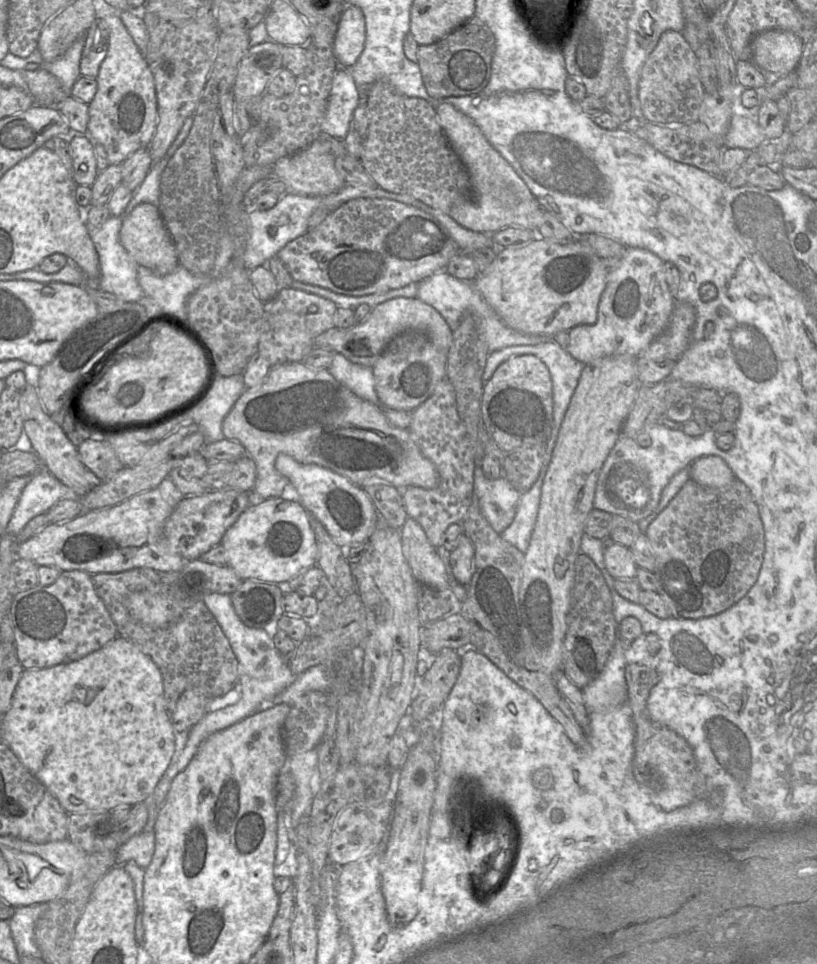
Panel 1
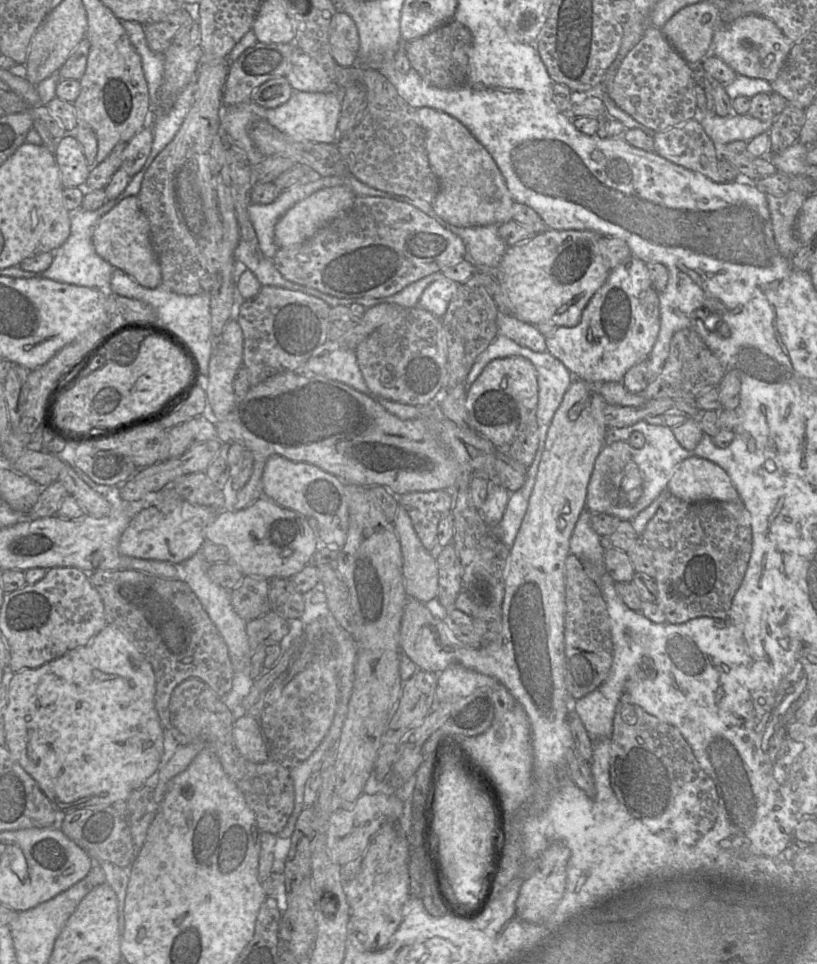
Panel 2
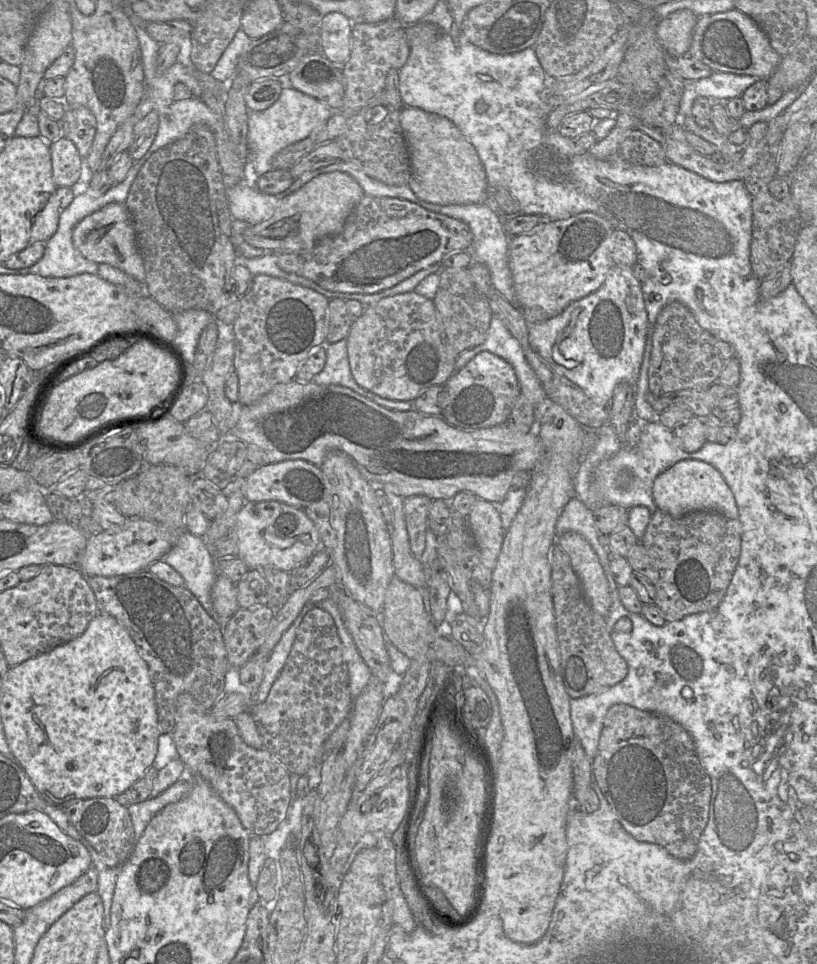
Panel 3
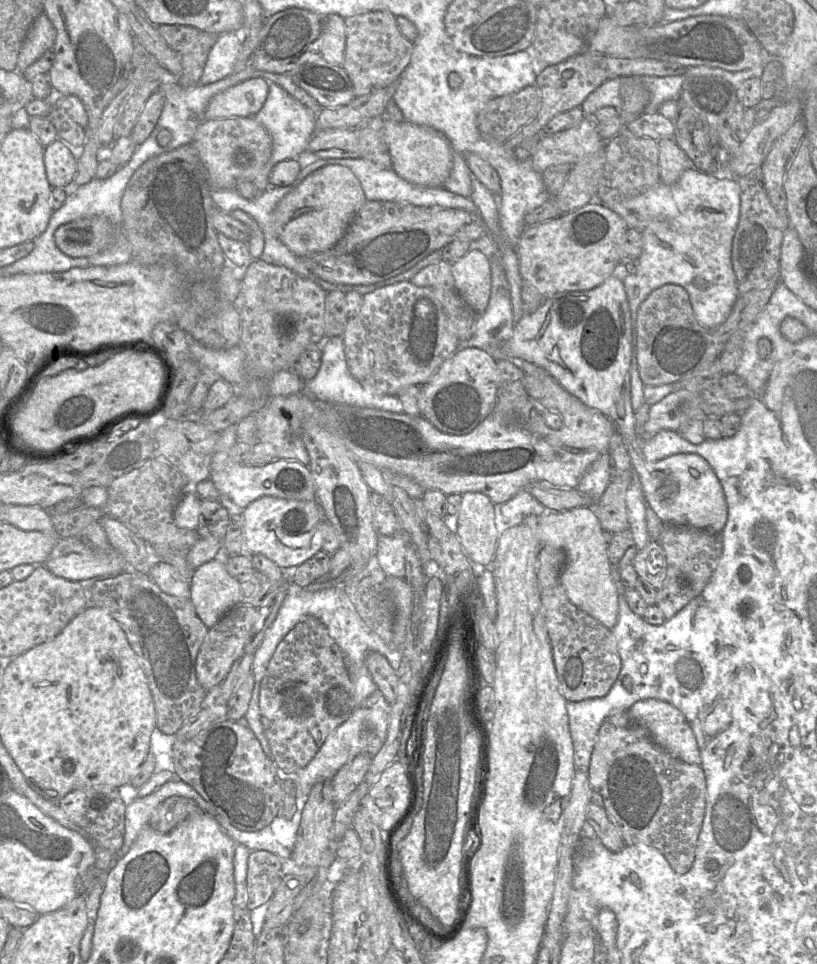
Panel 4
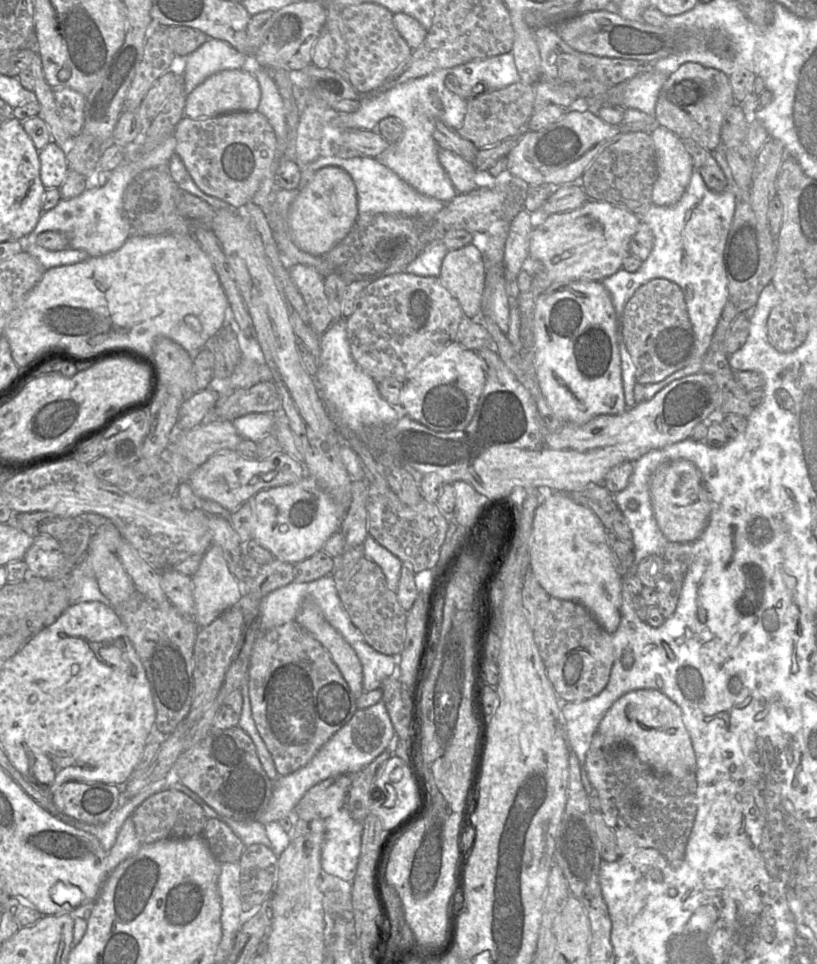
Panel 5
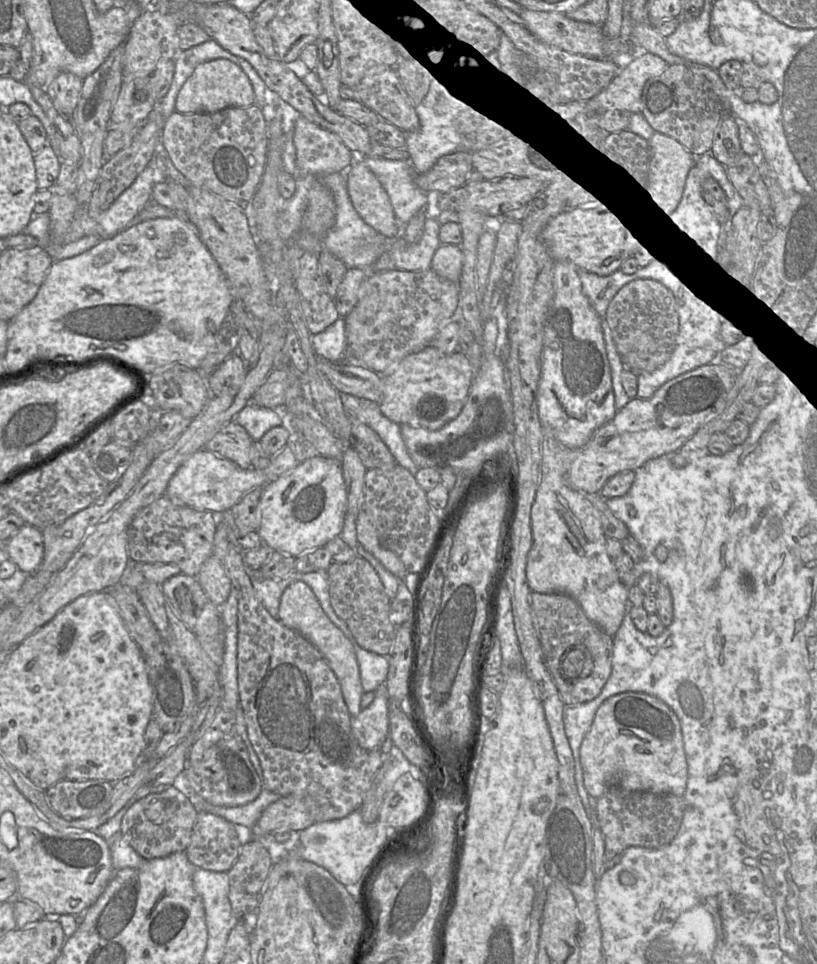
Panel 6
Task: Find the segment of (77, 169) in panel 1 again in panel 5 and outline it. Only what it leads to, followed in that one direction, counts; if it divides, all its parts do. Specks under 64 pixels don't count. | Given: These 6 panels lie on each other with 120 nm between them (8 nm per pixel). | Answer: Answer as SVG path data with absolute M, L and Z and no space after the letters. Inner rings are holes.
M49 142L39 150L40 179L43 186L59 188L65 180L68 165L65 151L55 142Z

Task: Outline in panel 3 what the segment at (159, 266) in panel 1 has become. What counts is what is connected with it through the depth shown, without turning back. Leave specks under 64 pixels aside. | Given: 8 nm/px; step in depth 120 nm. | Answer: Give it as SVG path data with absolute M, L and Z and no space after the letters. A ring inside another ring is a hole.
M111 203L86 216L74 227L72 242L75 249L87 260L112 265L139 283L145 281L145 269L136 241L131 216L124 203Z

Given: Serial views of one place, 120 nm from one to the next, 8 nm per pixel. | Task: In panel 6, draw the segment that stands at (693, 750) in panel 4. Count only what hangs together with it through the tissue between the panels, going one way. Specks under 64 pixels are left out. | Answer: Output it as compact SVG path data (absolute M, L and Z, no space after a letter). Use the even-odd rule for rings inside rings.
M622 692L601 704L581 744L580 759L585 788L595 799L612 787L674 796L683 796L686 791L688 765L680 720L664 701L645 692Z

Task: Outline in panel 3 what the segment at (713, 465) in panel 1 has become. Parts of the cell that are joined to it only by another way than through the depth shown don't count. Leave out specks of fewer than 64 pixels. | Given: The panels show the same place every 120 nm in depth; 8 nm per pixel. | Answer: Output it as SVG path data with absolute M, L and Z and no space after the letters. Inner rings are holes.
M682 459L661 472L653 482L652 494L657 508L671 516L710 510L728 519L740 514L735 495L723 475L711 464L698 459Z

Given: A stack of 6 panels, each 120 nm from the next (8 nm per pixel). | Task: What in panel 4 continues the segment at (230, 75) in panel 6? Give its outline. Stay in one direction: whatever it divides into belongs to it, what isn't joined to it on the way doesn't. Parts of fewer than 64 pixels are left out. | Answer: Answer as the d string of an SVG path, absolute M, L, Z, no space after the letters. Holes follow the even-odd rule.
M263 78L244 80L216 94L209 101L204 117L206 119L252 117L264 105L268 90L268 82Z

